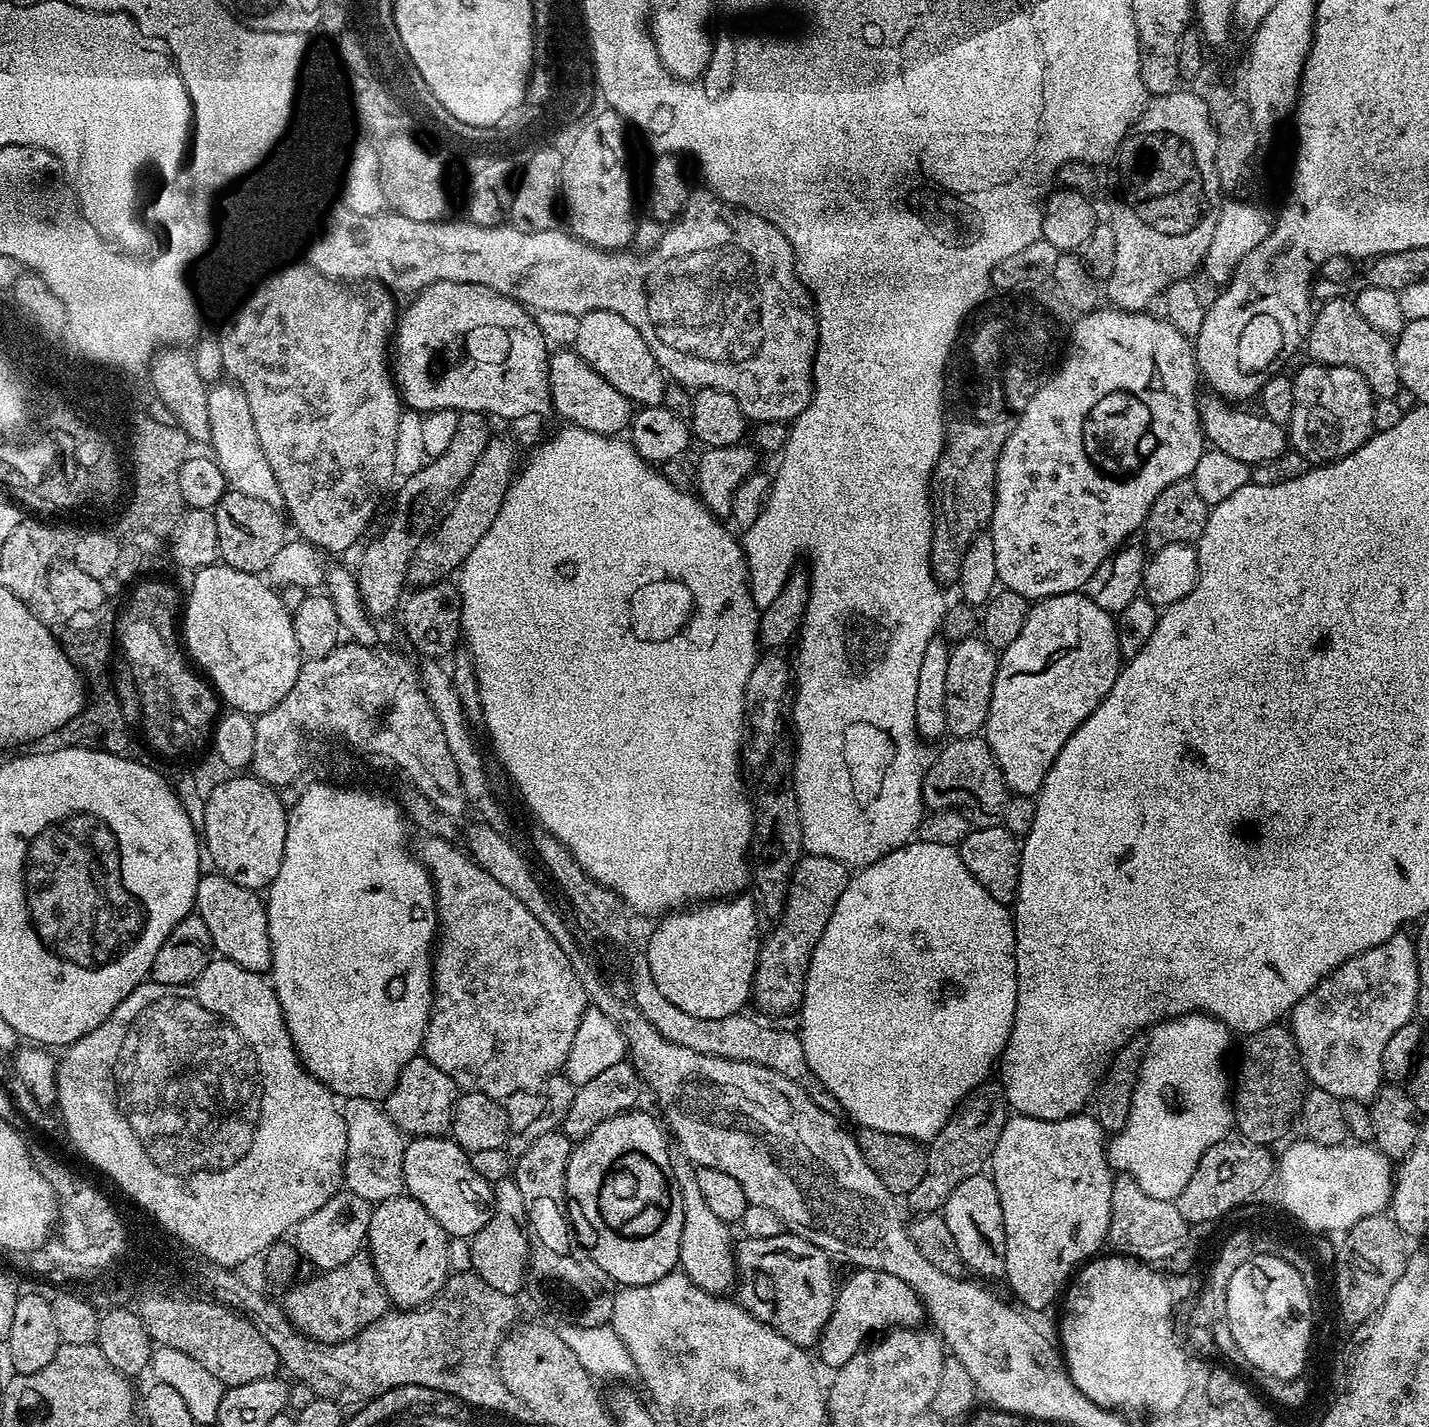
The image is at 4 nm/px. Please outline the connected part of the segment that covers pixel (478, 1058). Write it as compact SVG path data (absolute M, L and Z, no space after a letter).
M431 835L422 840L418 859L434 881L440 927L432 957L432 1013L428 1015L422 1055L441 1068L456 1083L457 1089L464 1092L486 1094L503 1102L510 1094L533 1091L563 1069L570 1046L574 1046L574 1034L578 1034L578 1022L582 1022L582 1014L590 1006L586 990L582 990L582 982L578 982L578 974L574 974L570 958L562 954L562 946L558 946L558 942L546 934L546 926L542 926L542 922L538 922L538 918L534 918L534 914L530 914L530 910L526 910L526 906L522 906L522 902L518 902L518 898L514 898L506 886L502 886L502 882L494 882L494 878L490 878L490 874L486 874L486 870L482 870L482 866L478 866L463 847L455 848L458 846L453 841Z

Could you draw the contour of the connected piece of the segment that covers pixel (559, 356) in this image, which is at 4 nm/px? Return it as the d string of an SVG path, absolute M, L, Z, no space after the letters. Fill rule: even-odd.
M556 350L551 353L548 362L548 389L552 395L552 408L561 416L561 421L577 428L585 428L594 434L603 436L616 436L623 433L628 425L632 423L634 405L627 400L619 390L614 390L598 370L594 370L584 361L575 350Z

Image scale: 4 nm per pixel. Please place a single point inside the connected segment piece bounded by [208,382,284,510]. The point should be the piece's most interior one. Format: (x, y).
(234, 442)

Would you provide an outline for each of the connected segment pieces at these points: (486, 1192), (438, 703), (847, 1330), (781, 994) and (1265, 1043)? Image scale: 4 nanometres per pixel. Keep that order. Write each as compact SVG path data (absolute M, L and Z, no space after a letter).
M447 1135L409 1139L404 1146L402 1170L407 1195L422 1202L430 1218L434 1218L449 1237L471 1238L486 1226L486 1222L490 1222L493 1185L474 1170L469 1153Z
M424 658L419 661L418 675L420 685L430 702L434 714L438 714L438 722L442 722L442 730L446 734L446 746L450 746L450 755L458 766L458 778L464 791L465 797L473 798L474 808L480 811L480 820L489 824L491 828L501 830L507 829L508 816L504 813L505 805L496 799L492 792L492 783L488 780L488 766L485 757L476 752L476 740L472 737L469 721L466 719L466 713L462 702L458 698L458 690L452 688L452 678L447 667L443 668L441 661L436 658Z
M862 1268L853 1271L848 1281L839 1285L834 1302L834 1310L820 1335L818 1351L819 1363L825 1364L829 1370L841 1368L856 1352L865 1347L867 1336L887 1333L889 1330L901 1328L915 1329L921 1319L925 1319L924 1306L914 1290L902 1282L902 1278L894 1278L894 1274L886 1274L878 1270Z
M801 855L784 900L784 912L775 921L776 929L760 941L750 997L753 1005L756 1003L772 1016L784 1016L787 1012L795 1013L803 1004L814 946L822 938L822 930L826 930L826 922L830 922L830 914L834 914L834 906L838 906L838 898L842 898L849 879L848 865L825 856Z
M1283 1023L1271 1024L1257 1032L1247 1033L1243 1040L1244 1045L1240 1048L1240 1069L1237 1070L1236 1076L1234 1072L1234 1091L1230 1096L1234 1128L1243 1139L1249 1140L1252 1144L1272 1146L1275 1140L1282 1139L1291 1130L1292 1124L1294 1128L1297 1123L1304 1093L1310 1081L1304 1072L1304 1063L1296 1040L1292 1037L1291 1027Z

